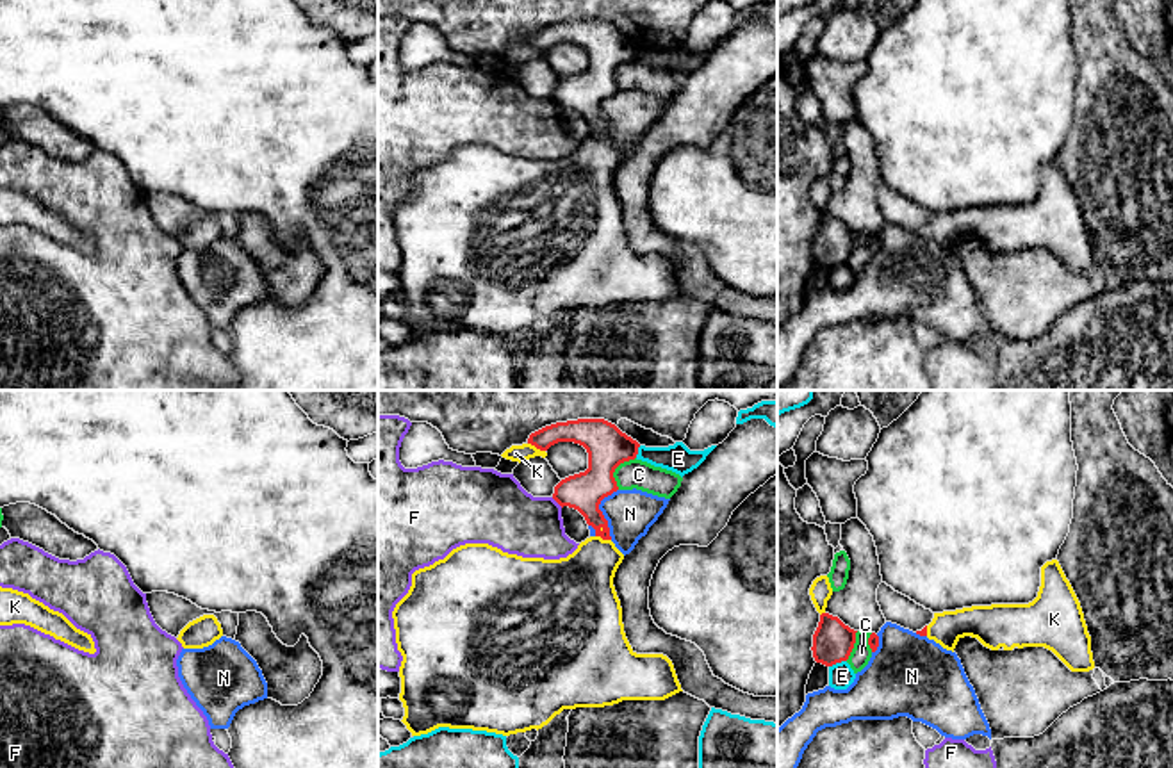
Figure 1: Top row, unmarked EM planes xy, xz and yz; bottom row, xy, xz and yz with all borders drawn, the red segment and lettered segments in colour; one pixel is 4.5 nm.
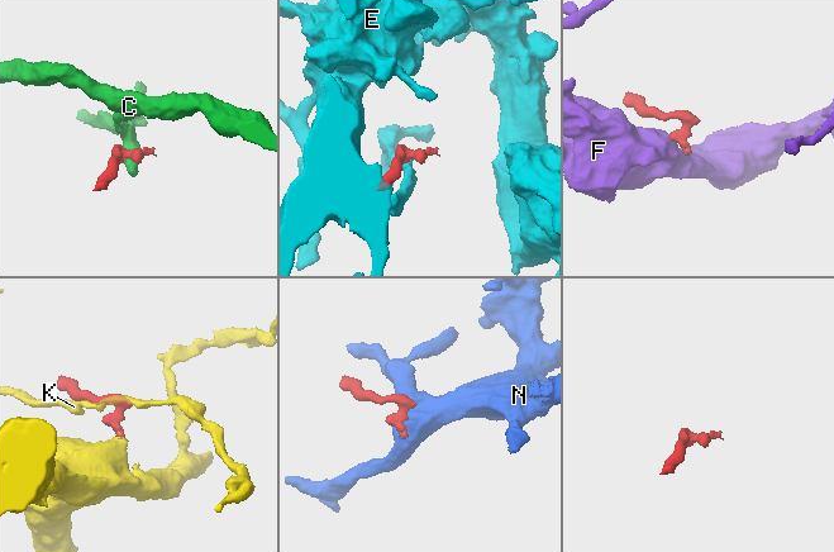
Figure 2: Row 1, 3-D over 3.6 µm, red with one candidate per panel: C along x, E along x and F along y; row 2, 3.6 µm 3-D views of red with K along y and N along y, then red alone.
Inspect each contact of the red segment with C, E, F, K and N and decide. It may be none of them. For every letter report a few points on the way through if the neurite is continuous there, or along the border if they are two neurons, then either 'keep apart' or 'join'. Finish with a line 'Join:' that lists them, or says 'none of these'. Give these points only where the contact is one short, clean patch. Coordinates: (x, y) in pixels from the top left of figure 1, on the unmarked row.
C: along xz (635, 57), (615, 70), (614, 81), (617, 89) | keep apart
E: along yz (845, 261), (829, 268) | keep apart
F: along xz (551, 98), (562, 107) | keep apart
K: join
N: along xz (617, 89), (599, 106), (612, 139) | keep apart
Join: K

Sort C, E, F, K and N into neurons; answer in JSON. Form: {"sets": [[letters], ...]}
{"sets": [["C"], ["E"], ["F"], ["K"], ["N"]]}

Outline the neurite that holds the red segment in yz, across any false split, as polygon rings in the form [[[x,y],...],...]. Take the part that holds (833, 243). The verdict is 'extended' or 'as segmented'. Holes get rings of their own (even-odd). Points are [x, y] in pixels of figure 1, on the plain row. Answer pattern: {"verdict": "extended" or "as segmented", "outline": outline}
{"verdict": "extended", "outline": [[[816,178],[809,189],[809,196],[820,214],[820,223],[813,235],[811,248],[815,262],[825,267],[847,262],[854,249],[857,232],[850,230],[838,217],[825,212],[827,201],[833,196],[829,178]]]}

